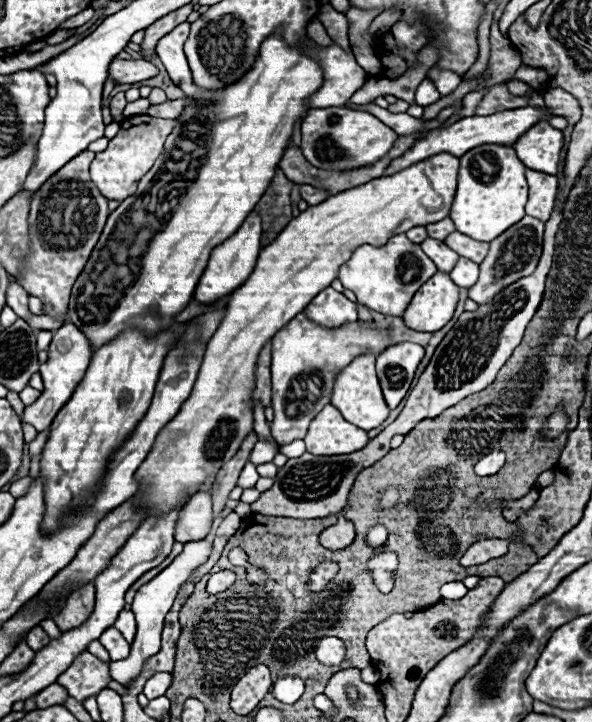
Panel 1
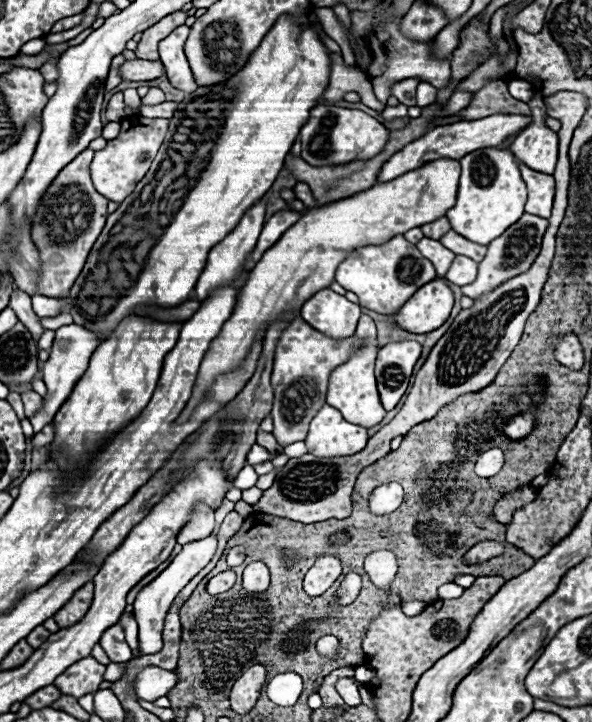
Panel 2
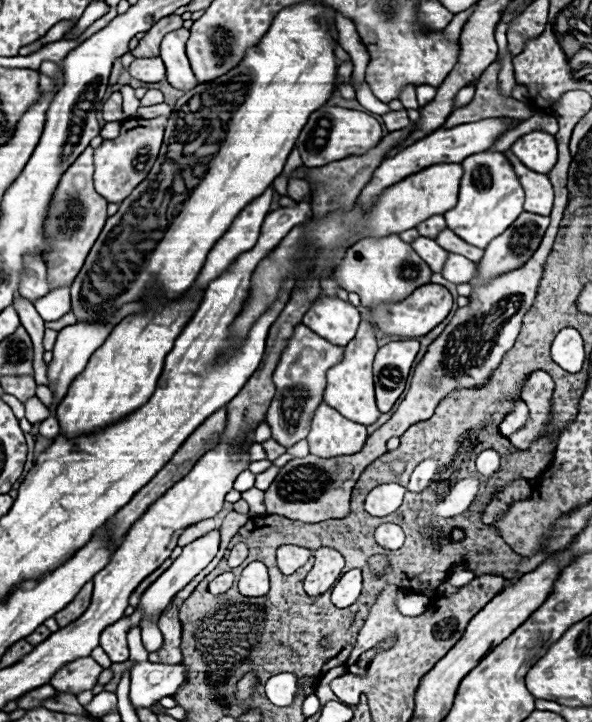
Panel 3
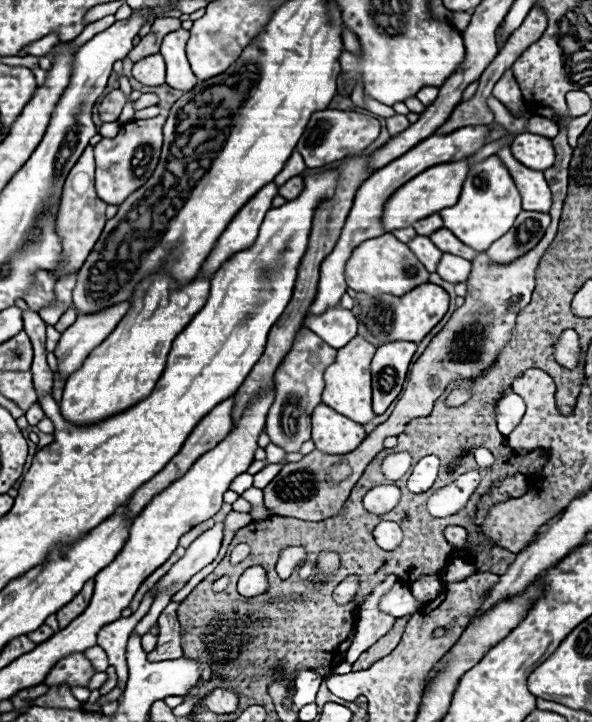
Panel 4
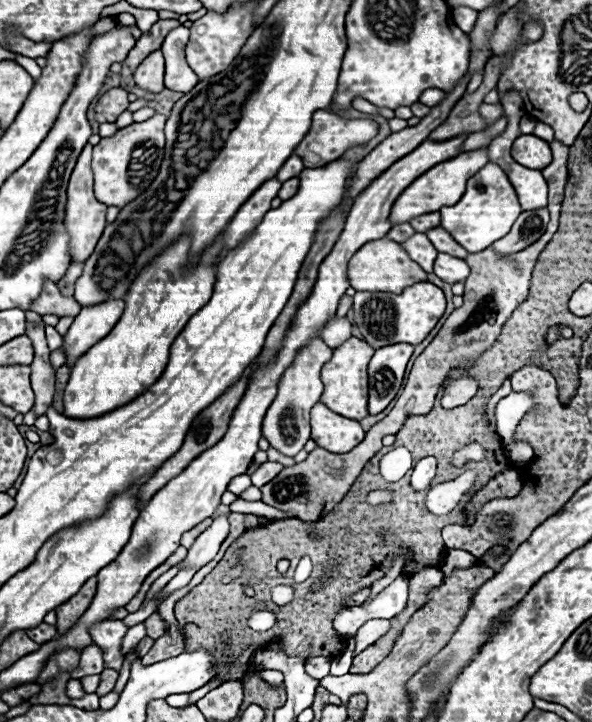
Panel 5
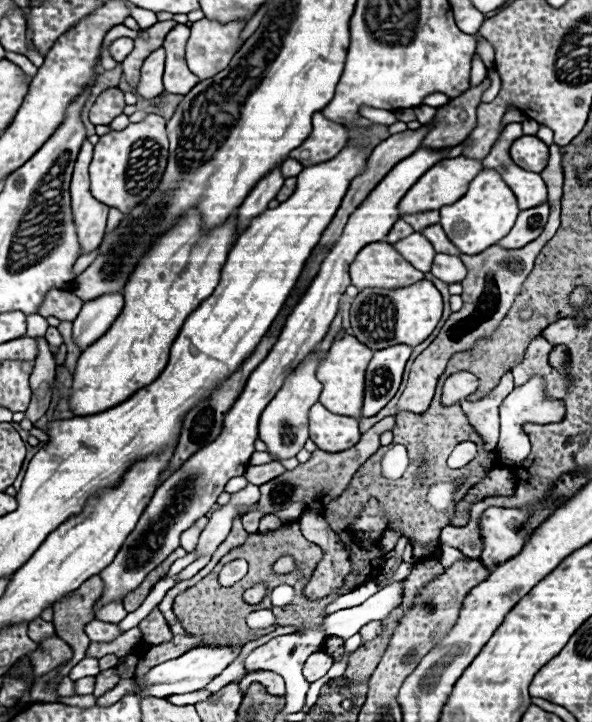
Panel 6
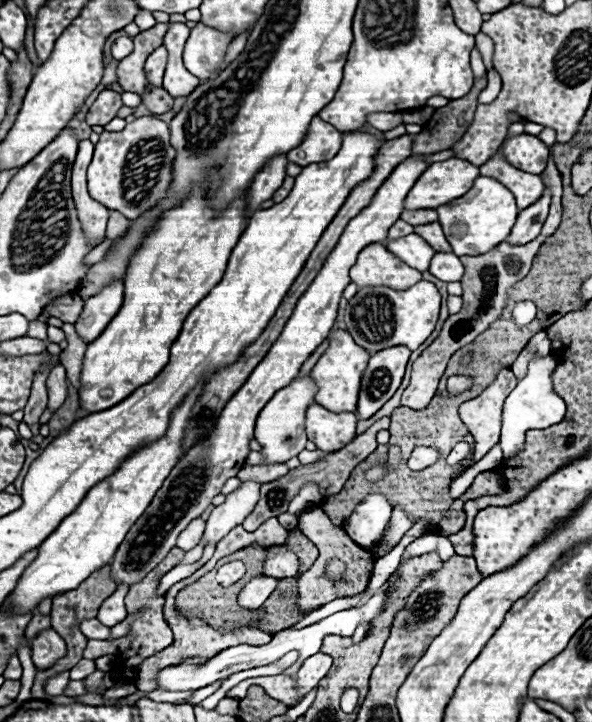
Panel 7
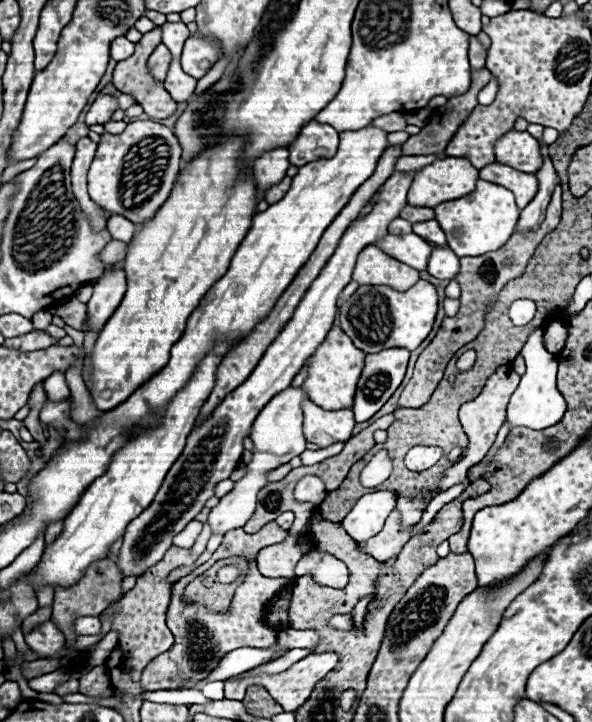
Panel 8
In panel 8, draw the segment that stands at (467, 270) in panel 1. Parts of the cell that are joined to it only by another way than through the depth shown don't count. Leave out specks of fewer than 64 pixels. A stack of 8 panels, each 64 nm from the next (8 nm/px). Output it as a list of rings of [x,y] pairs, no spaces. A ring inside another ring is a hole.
[[[438,246],[438,248],[432,250],[430,262],[428,262],[428,272],[434,278],[454,280],[456,274],[458,274],[458,270],[460,270],[458,256],[448,246]]]

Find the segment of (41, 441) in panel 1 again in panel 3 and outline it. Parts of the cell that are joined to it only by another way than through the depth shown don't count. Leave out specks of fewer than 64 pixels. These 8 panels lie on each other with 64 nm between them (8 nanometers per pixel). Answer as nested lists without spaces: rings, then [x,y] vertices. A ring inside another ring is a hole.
[[[54,416],[48,417],[46,420],[41,422],[39,433],[40,435],[54,439],[60,432],[60,426],[58,420]]]

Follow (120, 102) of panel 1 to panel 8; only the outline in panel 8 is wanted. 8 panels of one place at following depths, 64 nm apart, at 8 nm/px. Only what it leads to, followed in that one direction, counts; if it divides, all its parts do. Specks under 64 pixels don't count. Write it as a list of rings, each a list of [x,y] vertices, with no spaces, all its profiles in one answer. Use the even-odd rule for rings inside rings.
[[[102,96],[102,98],[98,98],[98,100],[90,106],[90,110],[88,110],[88,114],[86,114],[86,124],[88,124],[88,126],[92,126],[92,124],[106,124],[108,118],[114,114],[116,108],[118,108],[118,100],[116,100],[116,98],[112,98],[112,96]]]

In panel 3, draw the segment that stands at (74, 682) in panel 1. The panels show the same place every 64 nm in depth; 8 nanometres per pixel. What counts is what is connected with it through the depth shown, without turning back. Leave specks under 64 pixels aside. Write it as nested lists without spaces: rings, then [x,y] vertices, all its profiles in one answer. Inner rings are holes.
[[[76,658],[74,662],[68,662],[66,666],[62,666],[50,680],[50,684],[56,690],[62,692],[72,692],[78,694],[82,690],[92,690],[96,684],[98,674],[102,672],[102,668],[90,658]]]

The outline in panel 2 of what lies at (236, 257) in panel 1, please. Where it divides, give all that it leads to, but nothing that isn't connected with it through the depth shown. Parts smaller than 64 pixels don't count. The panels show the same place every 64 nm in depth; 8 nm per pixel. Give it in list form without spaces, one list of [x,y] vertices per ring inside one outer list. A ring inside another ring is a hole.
[[[260,198],[254,206],[250,206],[244,216],[240,218],[238,226],[222,240],[218,242],[210,254],[208,254],[208,262],[194,286],[194,296],[196,300],[204,300],[206,294],[210,294],[210,290],[214,290],[216,286],[224,286],[228,282],[232,282],[234,278],[238,278],[238,274],[242,272],[242,266],[246,262],[246,256],[250,254],[250,250],[254,250],[256,242],[258,242],[258,236],[260,236],[260,230],[262,230],[262,224],[264,224],[264,212],[266,212],[266,198]]]

